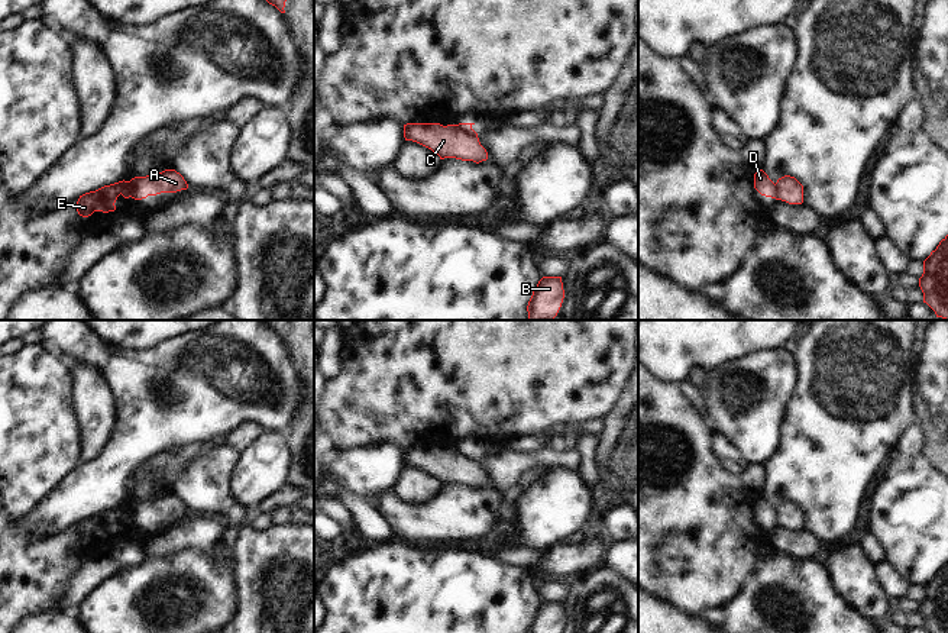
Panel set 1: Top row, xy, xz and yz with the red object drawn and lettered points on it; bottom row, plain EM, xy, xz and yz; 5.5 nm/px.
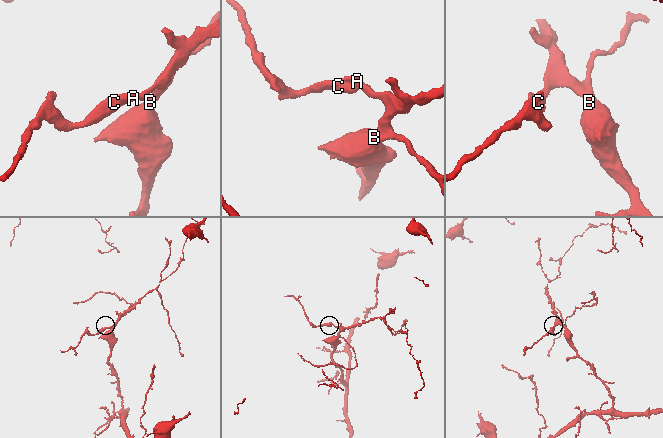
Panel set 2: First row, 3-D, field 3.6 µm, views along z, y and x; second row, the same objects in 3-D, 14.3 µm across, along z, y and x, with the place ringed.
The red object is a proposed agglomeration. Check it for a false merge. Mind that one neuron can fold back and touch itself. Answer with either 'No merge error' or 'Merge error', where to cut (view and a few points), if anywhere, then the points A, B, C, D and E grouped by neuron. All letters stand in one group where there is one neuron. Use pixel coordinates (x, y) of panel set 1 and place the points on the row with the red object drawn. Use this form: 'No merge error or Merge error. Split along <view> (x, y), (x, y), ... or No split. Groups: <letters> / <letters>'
Merge error. Split along xy (128, 181), (133, 190), (146, 196). Groups: A B D / C E.

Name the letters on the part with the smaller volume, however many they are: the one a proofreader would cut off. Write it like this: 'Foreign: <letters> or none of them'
Foreign: C, E

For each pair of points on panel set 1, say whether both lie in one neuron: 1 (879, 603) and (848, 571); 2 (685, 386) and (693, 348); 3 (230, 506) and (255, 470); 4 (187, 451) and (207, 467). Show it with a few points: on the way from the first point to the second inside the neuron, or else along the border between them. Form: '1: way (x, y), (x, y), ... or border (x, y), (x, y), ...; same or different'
1: way (872, 596), (854, 578); same
2: border (685, 377), (676, 383); different
3: border (235, 464), (230, 472), (229, 493), (246, 509); different
4: border (222, 442), (194, 457), (172, 483); different

